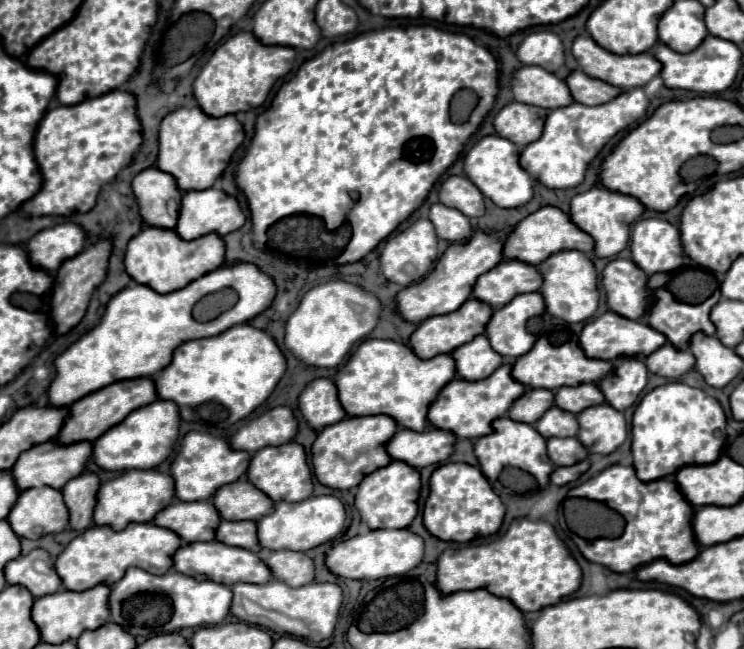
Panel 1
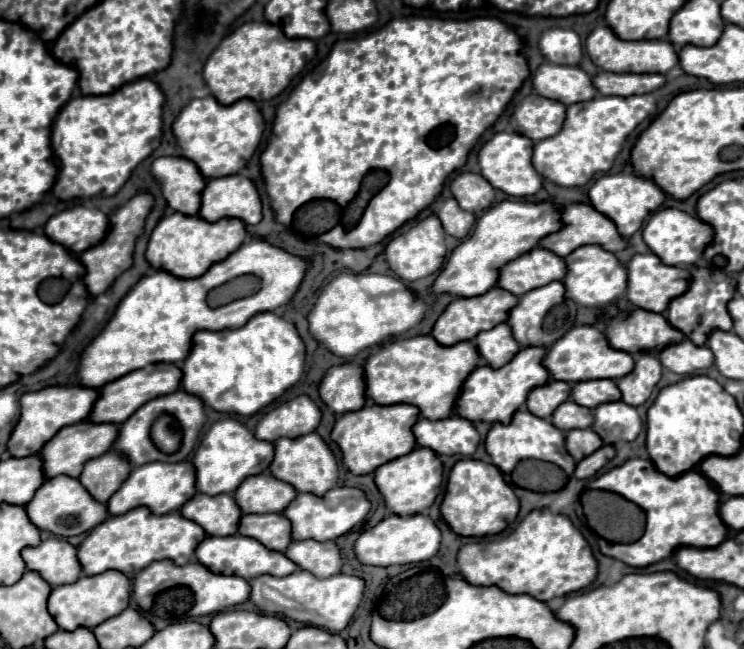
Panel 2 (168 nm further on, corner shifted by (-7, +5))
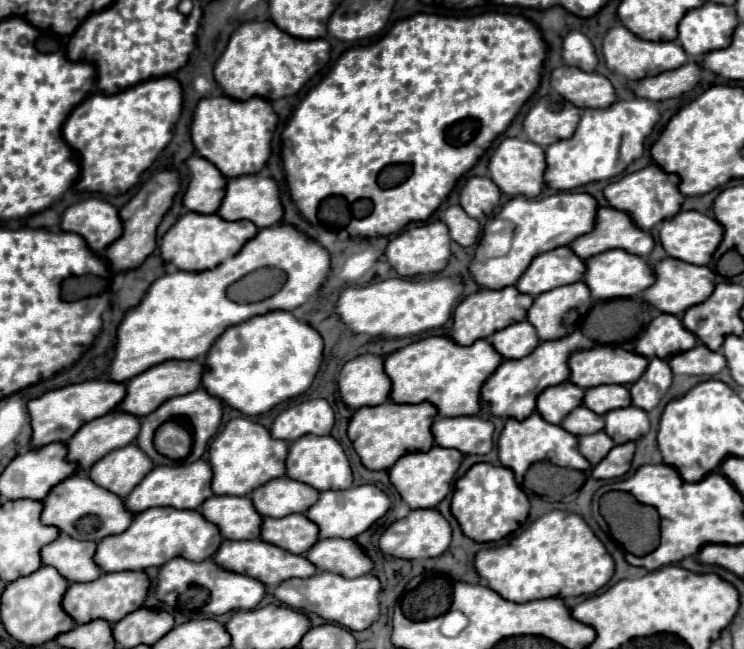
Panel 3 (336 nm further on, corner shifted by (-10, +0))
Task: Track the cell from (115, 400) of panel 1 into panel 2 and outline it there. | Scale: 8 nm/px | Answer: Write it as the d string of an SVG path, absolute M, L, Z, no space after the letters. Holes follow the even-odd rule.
M156 364L156 366L148 366L144 370L134 370L132 374L126 374L124 378L112 380L106 386L102 386L100 396L90 412L90 420L96 424L122 424L124 420L128 420L144 402L176 392L180 386L180 378L182 378L182 370L176 364Z

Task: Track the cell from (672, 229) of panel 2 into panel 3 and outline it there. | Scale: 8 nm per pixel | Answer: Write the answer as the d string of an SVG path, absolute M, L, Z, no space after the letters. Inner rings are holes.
M681 211L661 223L659 239L669 257L707 265L723 239L723 225L699 211Z

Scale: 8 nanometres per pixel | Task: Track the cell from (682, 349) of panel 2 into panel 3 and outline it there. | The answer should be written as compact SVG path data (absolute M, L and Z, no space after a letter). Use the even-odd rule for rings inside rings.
M703 343L691 351L683 351L669 359L675 375L715 375L727 367L727 359L719 351L707 349Z

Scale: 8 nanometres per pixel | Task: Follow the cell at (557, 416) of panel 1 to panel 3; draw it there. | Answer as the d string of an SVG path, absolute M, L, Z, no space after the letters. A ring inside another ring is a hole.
M581 405L575 411L571 411L571 415L567 415L567 419L563 419L561 427L571 431L573 435L581 437L581 435L591 435L591 433L601 431L605 427L605 419L597 413L593 413L591 409L587 409L585 405Z

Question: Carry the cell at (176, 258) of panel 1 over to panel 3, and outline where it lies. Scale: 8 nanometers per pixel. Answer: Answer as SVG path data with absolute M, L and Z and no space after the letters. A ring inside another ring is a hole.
M185 213L165 233L161 241L161 257L183 271L205 271L233 257L249 239L257 235L257 231L259 229L251 221L225 221L225 219L219 219L217 213L211 213L211 215Z

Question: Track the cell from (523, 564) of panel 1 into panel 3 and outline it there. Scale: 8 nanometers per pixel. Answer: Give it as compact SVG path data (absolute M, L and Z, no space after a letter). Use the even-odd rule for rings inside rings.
M551 511L531 523L507 545L479 551L475 557L475 569L503 599L527 603L533 599L595 593L613 577L615 563L583 517L565 511Z

